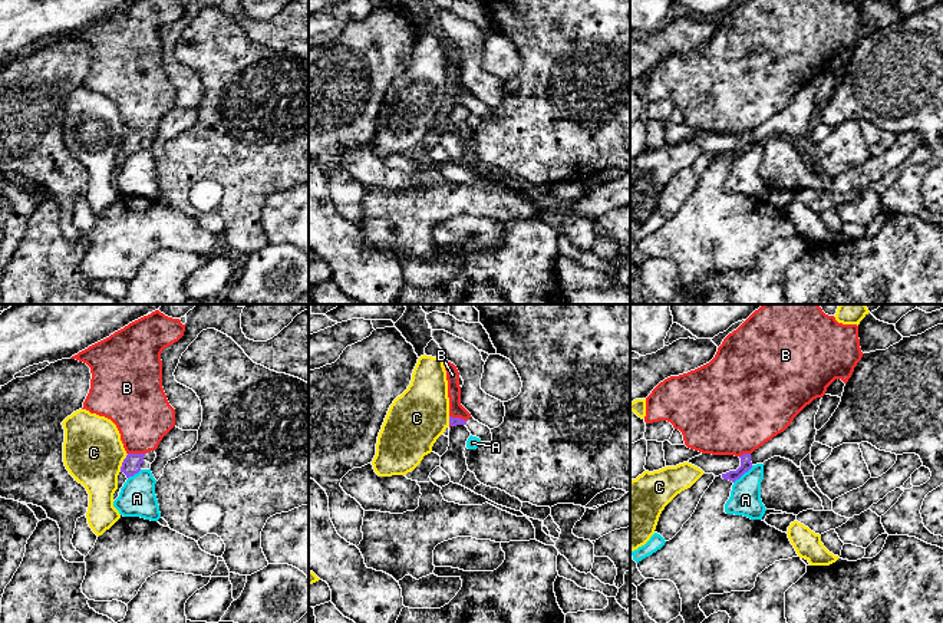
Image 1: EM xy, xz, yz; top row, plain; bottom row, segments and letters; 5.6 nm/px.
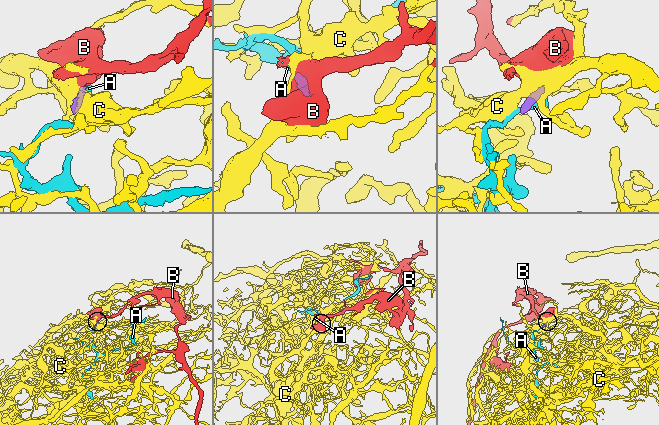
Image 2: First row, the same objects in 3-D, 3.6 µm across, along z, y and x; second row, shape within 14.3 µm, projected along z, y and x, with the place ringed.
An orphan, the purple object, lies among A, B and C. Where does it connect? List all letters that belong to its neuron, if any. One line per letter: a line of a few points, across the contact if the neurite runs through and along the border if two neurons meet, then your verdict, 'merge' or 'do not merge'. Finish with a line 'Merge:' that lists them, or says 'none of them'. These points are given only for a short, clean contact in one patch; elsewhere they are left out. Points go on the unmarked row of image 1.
A: line yz (752, 144), (734, 161); do not merge
B: line xy (128, 131), (144, 132); do not merge
C: line xy (128, 132), (119, 150); do not merge
Merge: none of them

